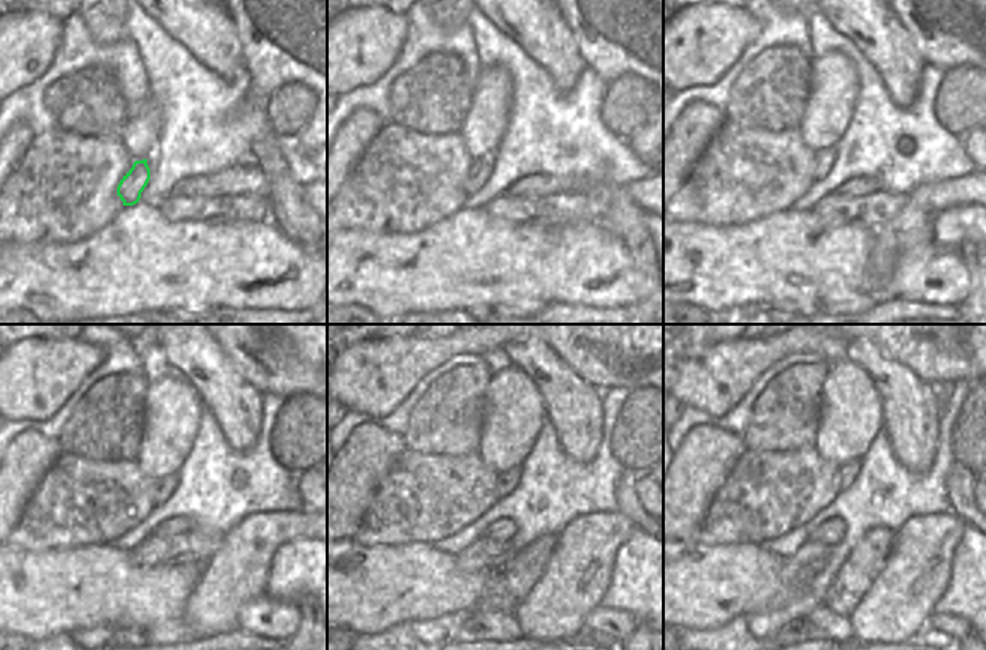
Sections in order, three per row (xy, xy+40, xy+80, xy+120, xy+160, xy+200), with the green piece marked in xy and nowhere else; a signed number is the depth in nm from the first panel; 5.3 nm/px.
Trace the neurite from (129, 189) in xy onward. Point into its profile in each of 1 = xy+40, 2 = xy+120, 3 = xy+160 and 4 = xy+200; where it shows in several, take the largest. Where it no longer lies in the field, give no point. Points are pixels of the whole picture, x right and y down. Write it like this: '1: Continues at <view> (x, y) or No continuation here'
1: Continues at xy+40 (480, 170)
2: Continues at xy+120 (167, 485)
3: Continues at xy+160 (508, 481)
4: Continues at xy+200 (848, 472)

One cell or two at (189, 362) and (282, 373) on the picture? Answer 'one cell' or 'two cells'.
two cells

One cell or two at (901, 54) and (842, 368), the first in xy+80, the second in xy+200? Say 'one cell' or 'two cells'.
two cells

